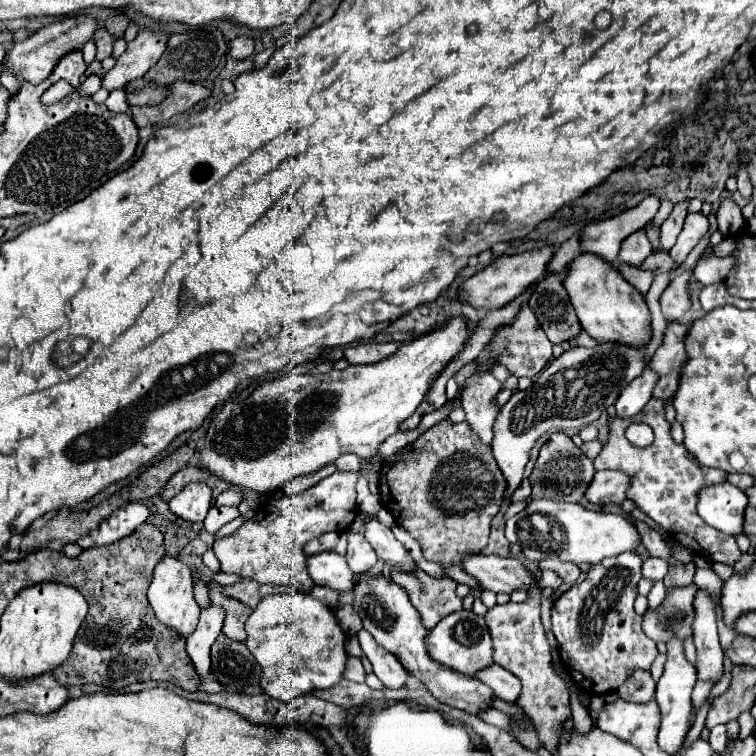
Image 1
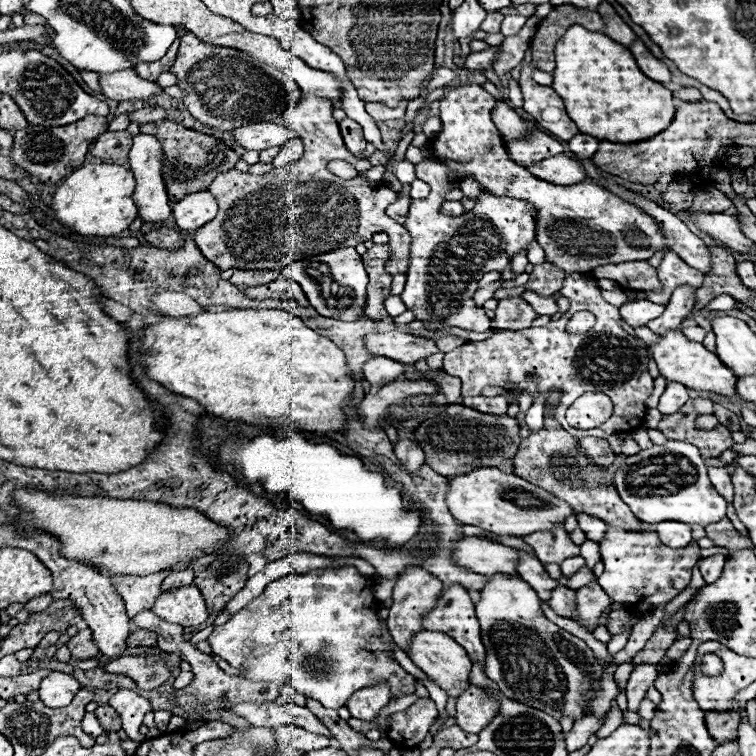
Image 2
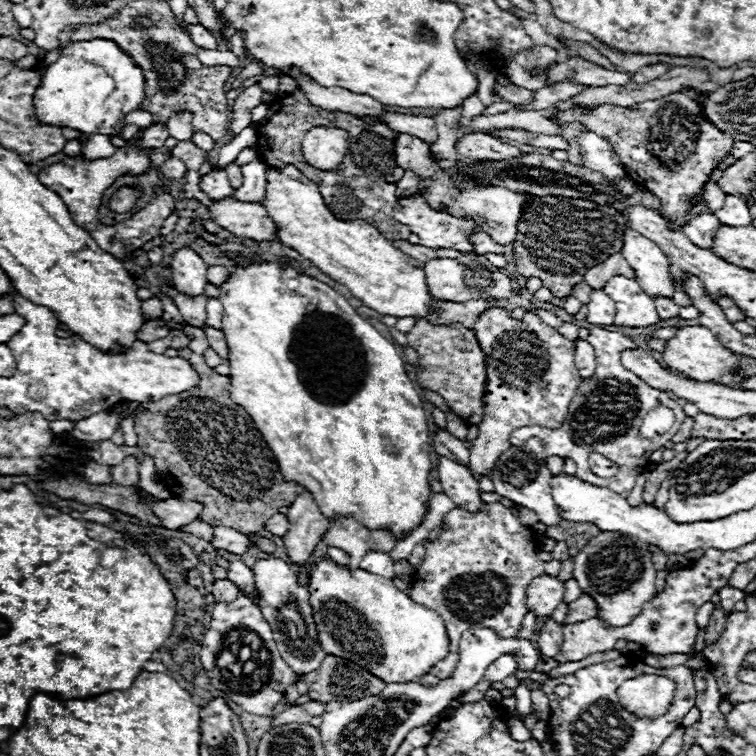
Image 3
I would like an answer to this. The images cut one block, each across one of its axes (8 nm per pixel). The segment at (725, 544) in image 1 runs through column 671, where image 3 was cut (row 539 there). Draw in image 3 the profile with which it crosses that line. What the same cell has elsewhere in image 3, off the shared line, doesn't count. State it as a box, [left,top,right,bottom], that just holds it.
[408,502,544,678]

